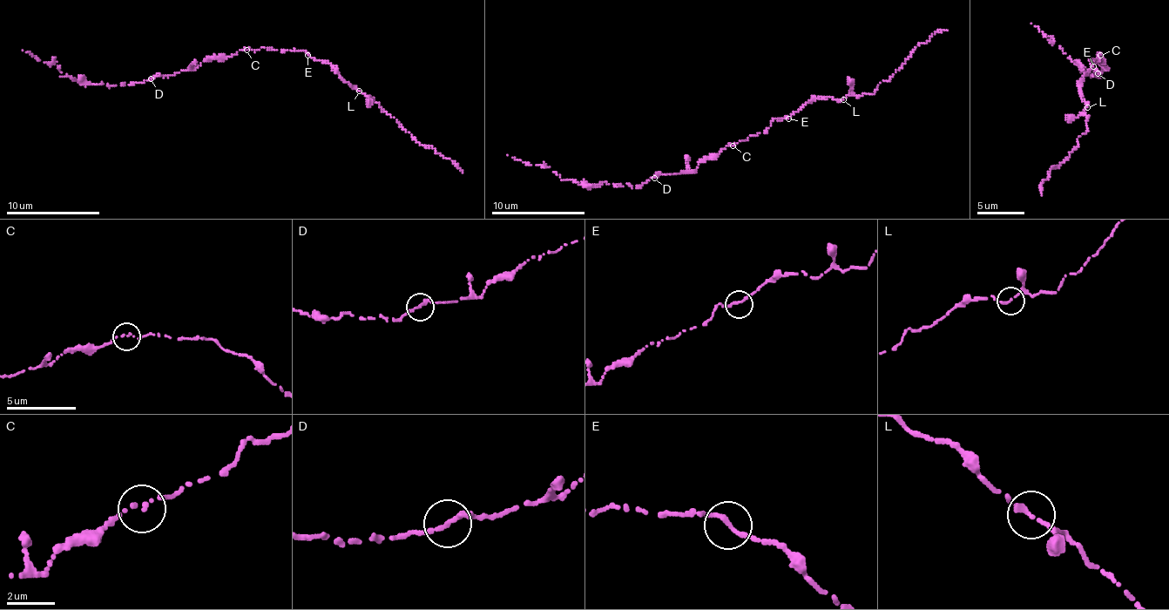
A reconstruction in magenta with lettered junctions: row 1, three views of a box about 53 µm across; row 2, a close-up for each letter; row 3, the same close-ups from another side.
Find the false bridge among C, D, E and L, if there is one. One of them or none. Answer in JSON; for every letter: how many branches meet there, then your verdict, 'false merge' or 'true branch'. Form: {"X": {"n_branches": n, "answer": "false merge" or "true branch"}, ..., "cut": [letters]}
{"C": {"n_branches": 2, "answer": "true branch"}, "D": {"n_branches": 2, "answer": "true branch"}, "E": {"n_branches": 2, "answer": "true branch"}, "L": {"n_branches": 2, "answer": "true branch"}, "cut": []}

